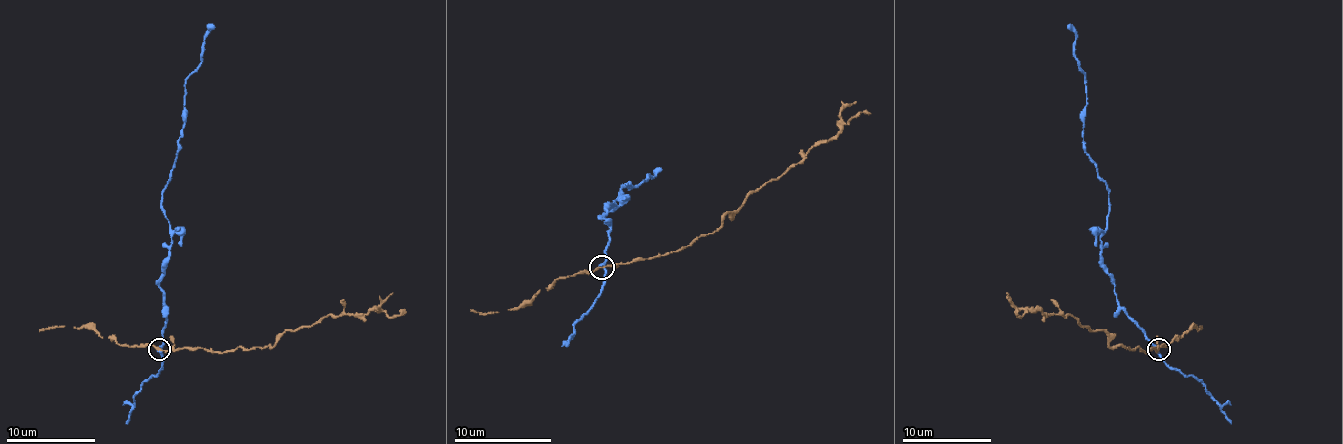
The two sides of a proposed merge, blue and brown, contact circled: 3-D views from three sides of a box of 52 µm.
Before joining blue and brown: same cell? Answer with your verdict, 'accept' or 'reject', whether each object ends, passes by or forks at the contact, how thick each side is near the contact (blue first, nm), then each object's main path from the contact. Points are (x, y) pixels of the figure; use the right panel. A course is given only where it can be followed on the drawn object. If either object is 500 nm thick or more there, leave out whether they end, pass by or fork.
reject | blue passes by | brown passes by | 280/150 nm | blue via (1158, 349), (1118, 304), (1102, 262), (1109, 191), (1085, 151), (1085, 77), (1074, 53), (1076, 33), (1067, 24) | brown via (1158, 349), (1111, 346), (1102, 331), (1082, 326), (1071, 315), (1027, 311), (1020, 317), (1016, 315), (1018, 309)

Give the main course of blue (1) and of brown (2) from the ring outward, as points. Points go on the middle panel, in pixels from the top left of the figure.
1: (601, 267), (608, 245), (608, 223), (601, 218), (615, 204), (603, 213), (623, 187), (647, 179), (661, 167)
2: (601, 267), (678, 252), (717, 230), (724, 216), (787, 172), (814, 145), (834, 138), (853, 116), (870, 114)

